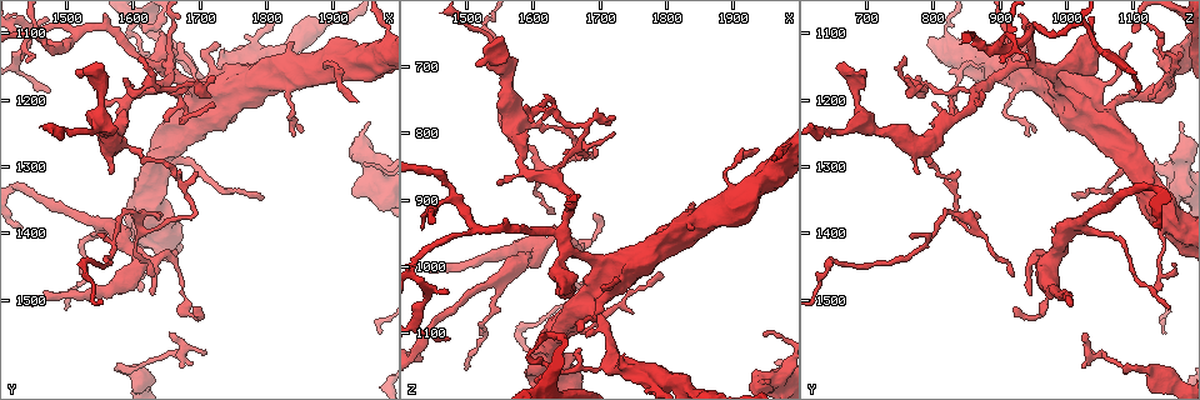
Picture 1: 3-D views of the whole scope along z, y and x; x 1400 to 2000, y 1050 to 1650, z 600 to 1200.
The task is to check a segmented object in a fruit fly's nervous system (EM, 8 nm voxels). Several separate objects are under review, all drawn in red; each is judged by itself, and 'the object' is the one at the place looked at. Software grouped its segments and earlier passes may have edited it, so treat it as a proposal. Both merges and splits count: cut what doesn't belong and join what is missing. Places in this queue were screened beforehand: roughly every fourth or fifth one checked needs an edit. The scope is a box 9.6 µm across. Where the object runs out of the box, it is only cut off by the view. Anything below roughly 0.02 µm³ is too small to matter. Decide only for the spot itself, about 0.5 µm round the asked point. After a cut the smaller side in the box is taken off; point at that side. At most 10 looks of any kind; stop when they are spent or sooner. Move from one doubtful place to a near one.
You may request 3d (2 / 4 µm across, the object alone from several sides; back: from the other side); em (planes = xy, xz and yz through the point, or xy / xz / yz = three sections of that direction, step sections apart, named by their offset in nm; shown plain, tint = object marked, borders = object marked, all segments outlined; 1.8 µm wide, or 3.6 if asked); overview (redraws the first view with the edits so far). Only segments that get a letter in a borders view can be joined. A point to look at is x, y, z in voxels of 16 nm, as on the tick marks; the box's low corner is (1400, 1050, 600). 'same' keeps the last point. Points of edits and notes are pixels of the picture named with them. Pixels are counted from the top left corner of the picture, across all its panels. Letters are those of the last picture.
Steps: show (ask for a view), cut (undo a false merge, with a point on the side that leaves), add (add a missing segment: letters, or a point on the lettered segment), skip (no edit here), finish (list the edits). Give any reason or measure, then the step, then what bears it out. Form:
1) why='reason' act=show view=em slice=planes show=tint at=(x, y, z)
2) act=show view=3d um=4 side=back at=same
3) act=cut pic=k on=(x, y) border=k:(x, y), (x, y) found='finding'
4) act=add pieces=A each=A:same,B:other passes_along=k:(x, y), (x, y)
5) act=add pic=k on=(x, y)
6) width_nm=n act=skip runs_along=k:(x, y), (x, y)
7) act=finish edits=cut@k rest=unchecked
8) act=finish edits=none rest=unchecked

why='an open end' act=show view=3d um=2 at=(1955, 1240, 1170)

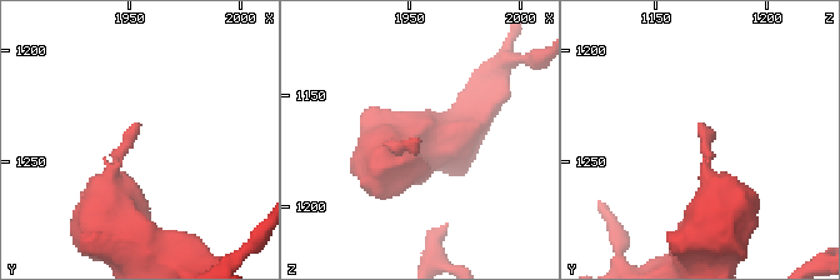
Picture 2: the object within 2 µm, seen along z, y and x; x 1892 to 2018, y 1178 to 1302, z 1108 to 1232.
act=show view=em slice=planes show=borders at=(1954, 1235, 1171)

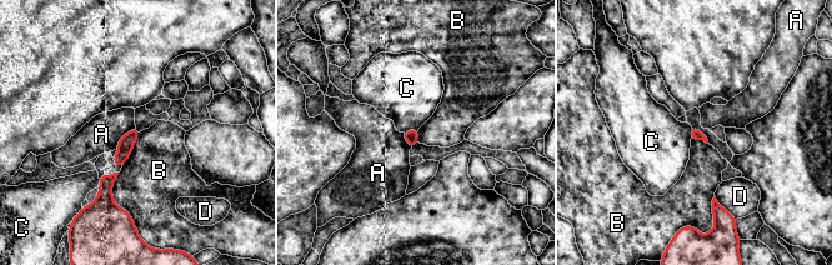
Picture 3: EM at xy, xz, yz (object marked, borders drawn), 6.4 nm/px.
act=skip each=A:other,B:other,C:other,D:other border=3:(118, 173), (113, 200), (134, 221) found='none of them fits'

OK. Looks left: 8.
why='thin neck' act=show view=3d um=2 at=(1650, 1150, 960)

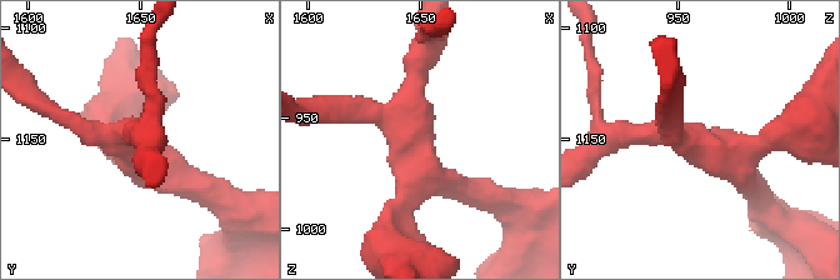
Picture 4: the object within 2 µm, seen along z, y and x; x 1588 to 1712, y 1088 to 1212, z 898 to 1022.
why='need the tissue' act=show view=em slice=yz step=4 show=borders at=(1648, 1153, 959)

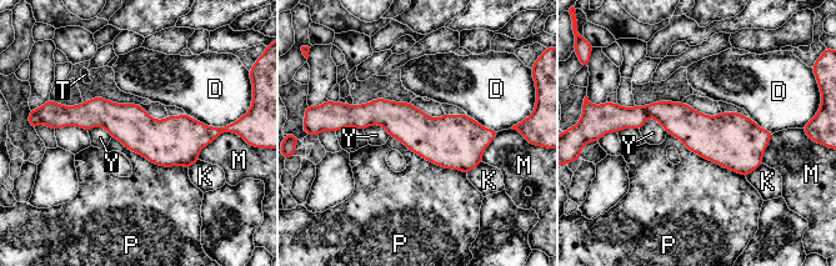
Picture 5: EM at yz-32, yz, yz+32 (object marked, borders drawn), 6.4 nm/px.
longest_contact=P:600nm act=skip each=D:other,K:other,M:other,P:other,T:other,Y:other border=5:(667, 132), (690, 150), (745, 176) found='continuous, no second cell'

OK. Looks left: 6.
why='sharp bend' act=show view=em slice=xy step=4 show=borders at=(1685, 1375, 840)

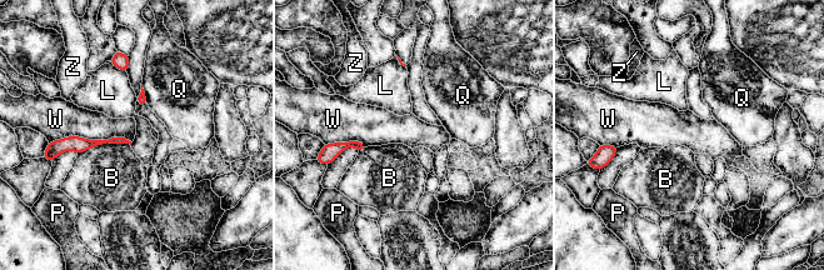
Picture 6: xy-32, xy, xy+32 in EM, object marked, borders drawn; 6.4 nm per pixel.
act=skip each=B:other,L:other,P:other,Q:other,W:other,Z:other border=6:(131, 141), (64, 136), (49, 143) found='continuous, no second cell'

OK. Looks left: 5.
why='branch stops here' act=show view=3d um=2 at=(1445, 1505, 1005)

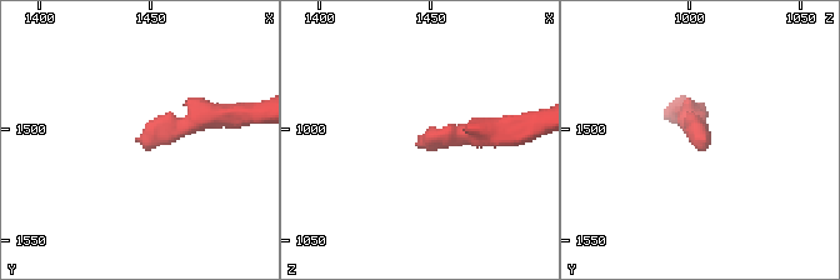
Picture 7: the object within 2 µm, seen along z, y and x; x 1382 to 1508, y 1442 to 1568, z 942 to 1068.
act=show view=em slice=planes show=borders at=(1446, 1508, 1004)

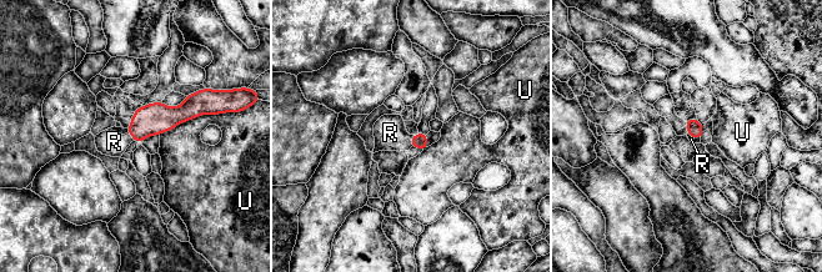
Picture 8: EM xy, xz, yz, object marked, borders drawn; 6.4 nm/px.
act=add pieces=R each=R:same,U:other passes_along=8:(154, 119), (130, 134), (114, 141) found='it goes on there'

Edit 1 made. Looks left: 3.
act=finish edits=add@8 rest=unchecked

